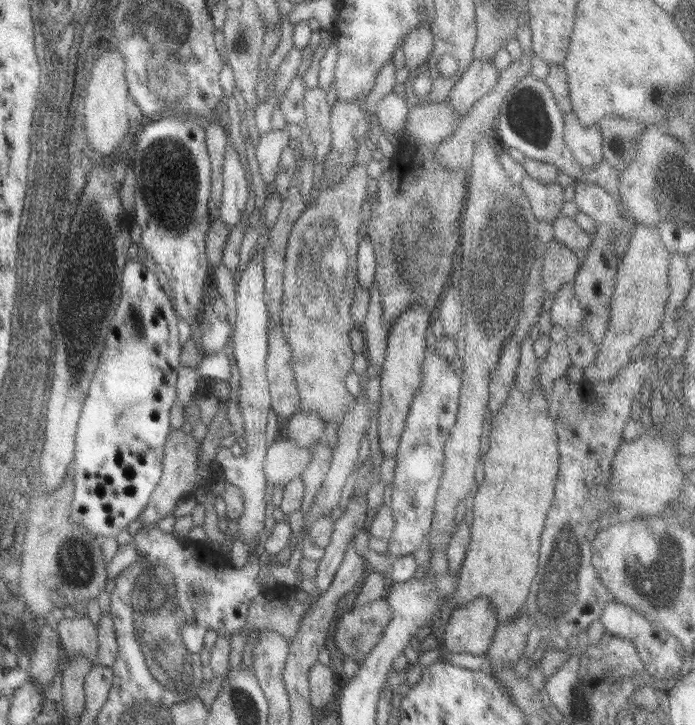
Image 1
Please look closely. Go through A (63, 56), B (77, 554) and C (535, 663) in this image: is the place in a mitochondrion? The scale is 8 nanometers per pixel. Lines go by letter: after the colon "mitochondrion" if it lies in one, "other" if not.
A: mitochondrion
B: mitochondrion
C: other

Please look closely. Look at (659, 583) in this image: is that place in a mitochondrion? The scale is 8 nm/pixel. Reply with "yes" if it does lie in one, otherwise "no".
yes

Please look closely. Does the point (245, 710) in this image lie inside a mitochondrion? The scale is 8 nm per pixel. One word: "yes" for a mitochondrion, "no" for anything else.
yes

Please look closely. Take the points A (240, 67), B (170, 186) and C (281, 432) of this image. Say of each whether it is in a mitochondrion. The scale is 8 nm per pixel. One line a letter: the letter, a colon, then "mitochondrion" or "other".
A: other
B: mitochondrion
C: other

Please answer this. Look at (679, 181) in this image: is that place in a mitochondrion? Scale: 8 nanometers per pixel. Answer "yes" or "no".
yes

